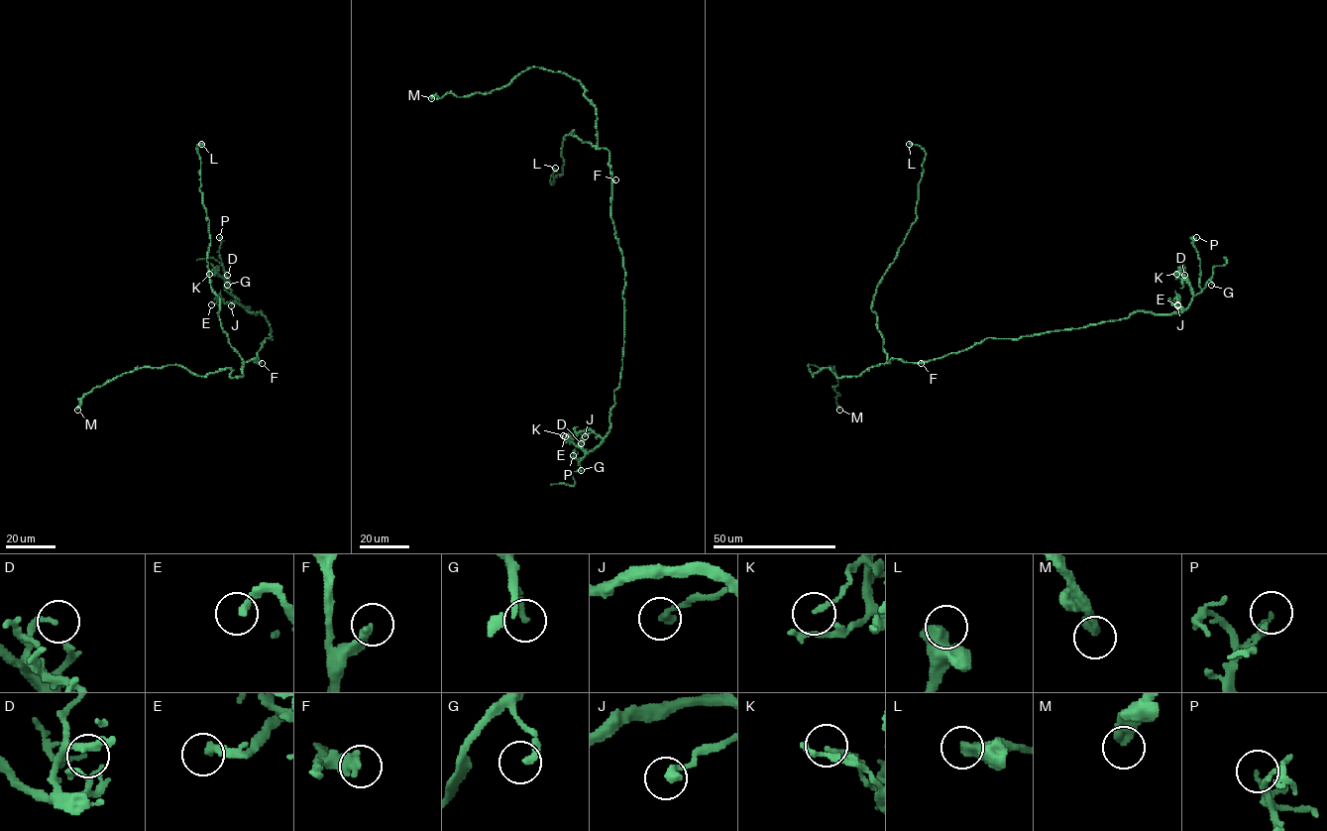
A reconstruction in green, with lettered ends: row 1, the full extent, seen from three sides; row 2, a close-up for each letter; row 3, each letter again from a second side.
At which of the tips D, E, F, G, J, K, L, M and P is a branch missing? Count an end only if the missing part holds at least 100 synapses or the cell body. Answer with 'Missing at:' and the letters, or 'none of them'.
Missing at: none of them

